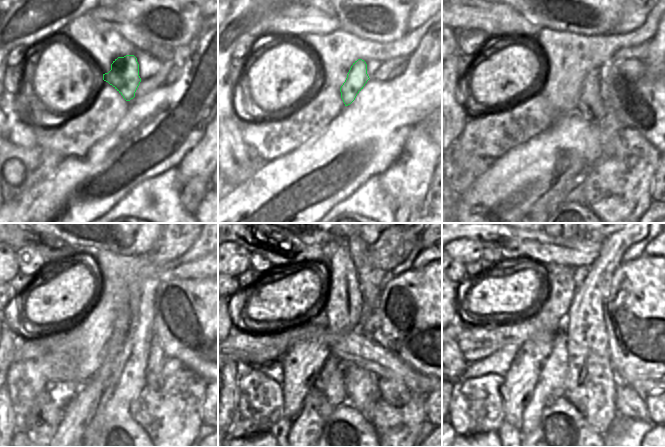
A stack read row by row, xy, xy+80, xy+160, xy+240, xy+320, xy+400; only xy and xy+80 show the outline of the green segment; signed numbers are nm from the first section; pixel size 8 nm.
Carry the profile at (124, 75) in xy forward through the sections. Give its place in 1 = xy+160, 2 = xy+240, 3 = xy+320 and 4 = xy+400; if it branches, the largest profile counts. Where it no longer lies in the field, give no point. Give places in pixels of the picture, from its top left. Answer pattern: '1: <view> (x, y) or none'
1: xy+160 (591, 107)
2: xy+240 (157, 358)
3: xy+320 (394, 391)
4: xy+400 (628, 402)

